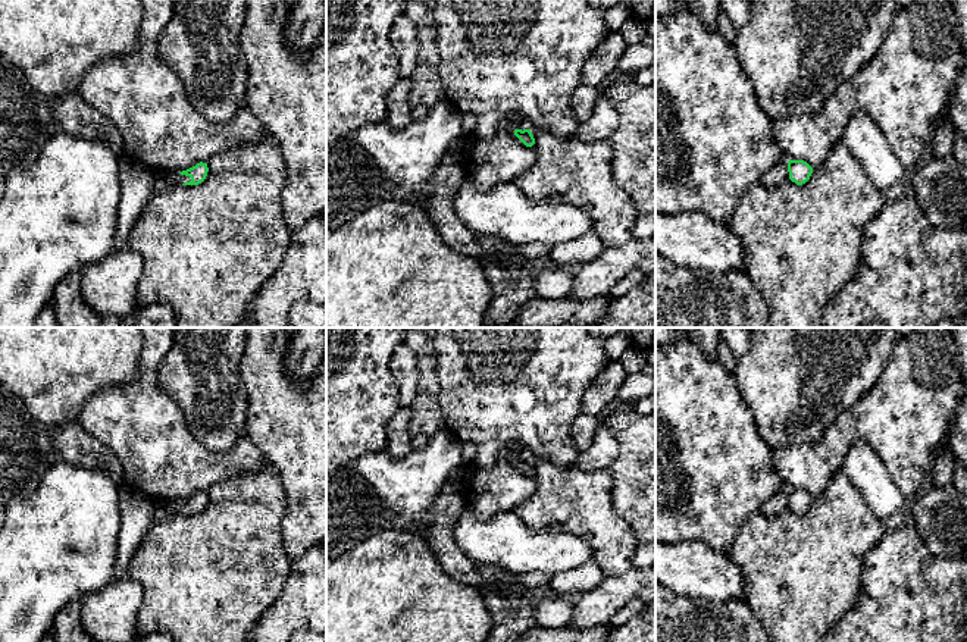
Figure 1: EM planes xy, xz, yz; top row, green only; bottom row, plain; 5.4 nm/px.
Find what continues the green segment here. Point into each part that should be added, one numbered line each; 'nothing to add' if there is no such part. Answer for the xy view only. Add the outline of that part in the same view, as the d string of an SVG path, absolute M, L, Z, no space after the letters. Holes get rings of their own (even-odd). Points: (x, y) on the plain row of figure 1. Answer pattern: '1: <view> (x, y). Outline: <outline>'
1: xy (174, 507). Outline: M157 501L157 507L169 514L182 514L191 510L190 505L181 504L179 501Z

